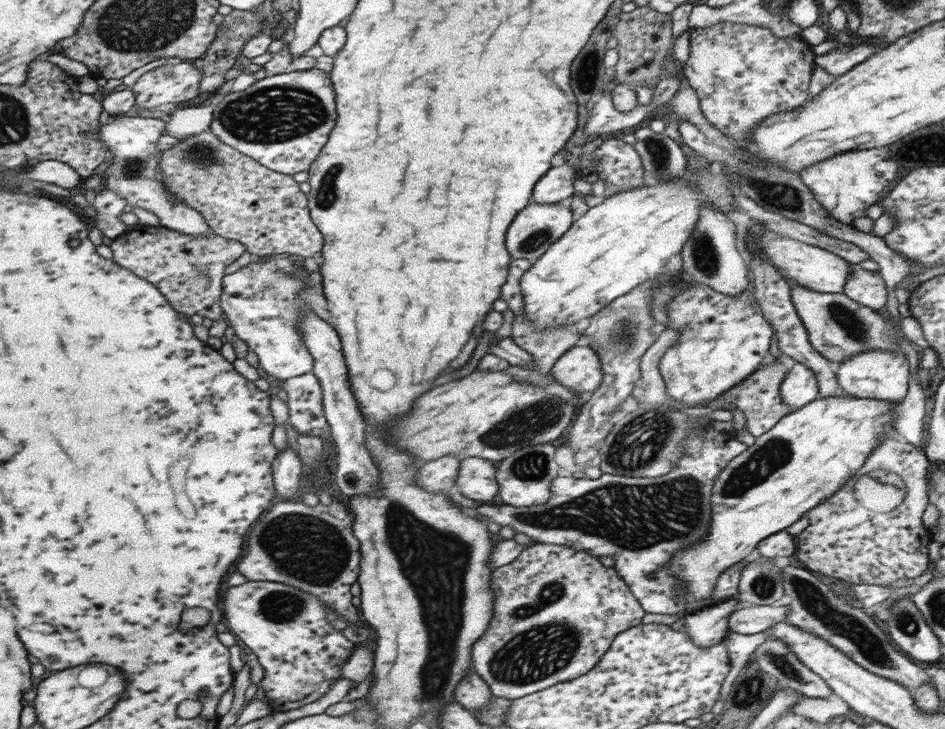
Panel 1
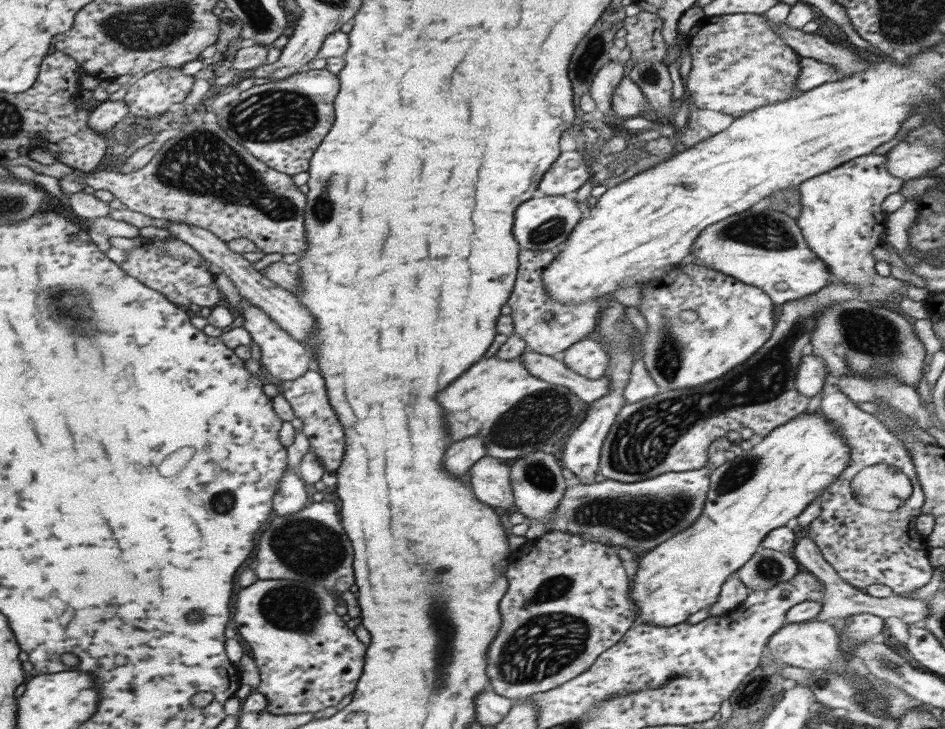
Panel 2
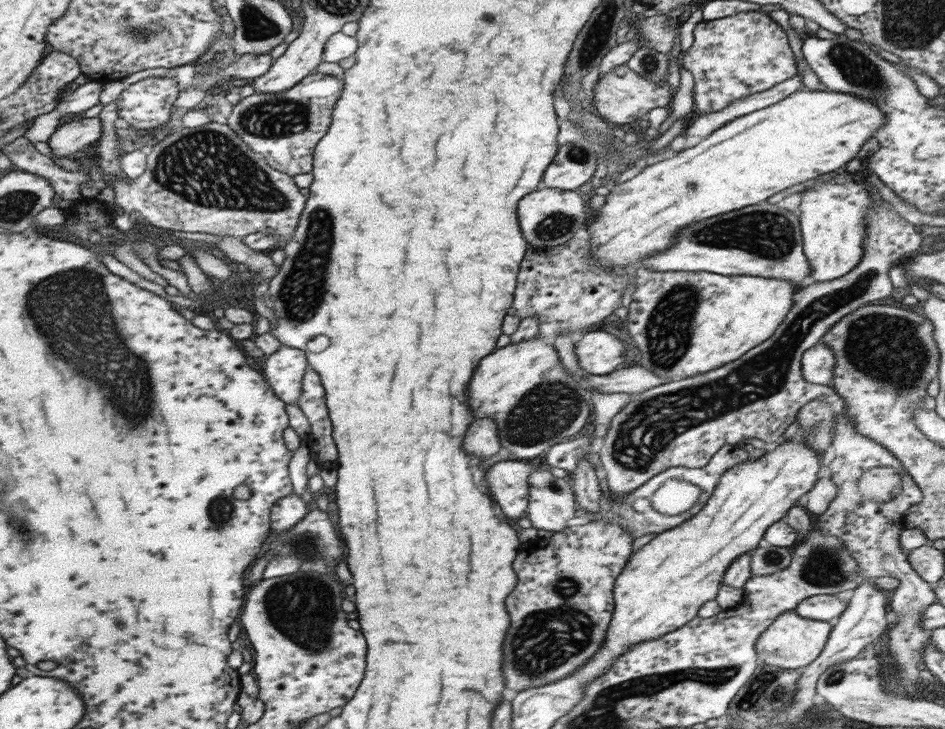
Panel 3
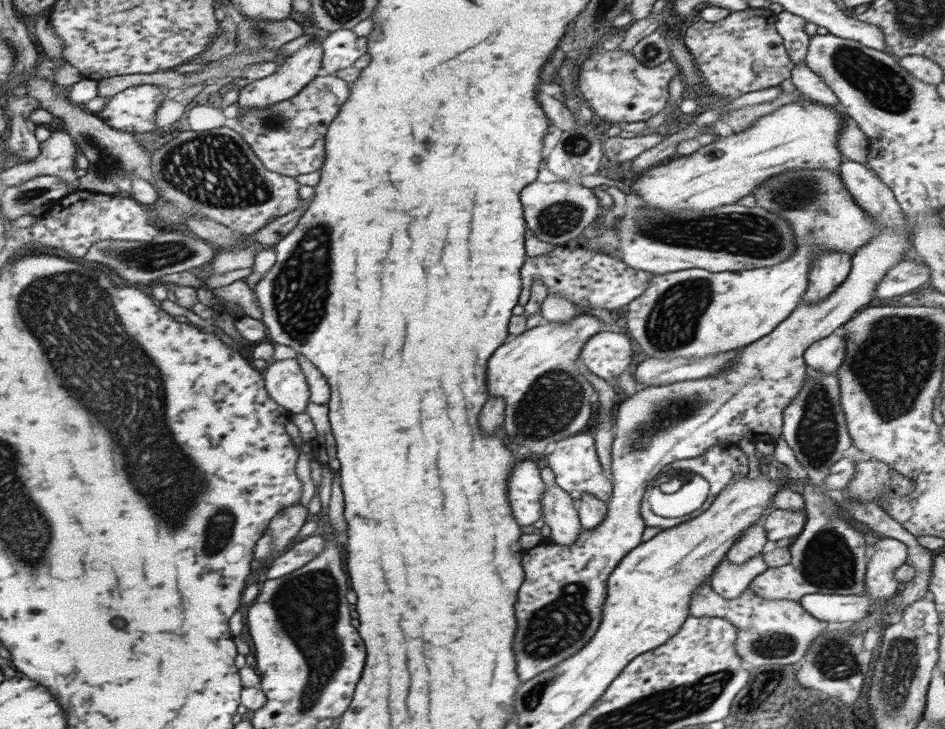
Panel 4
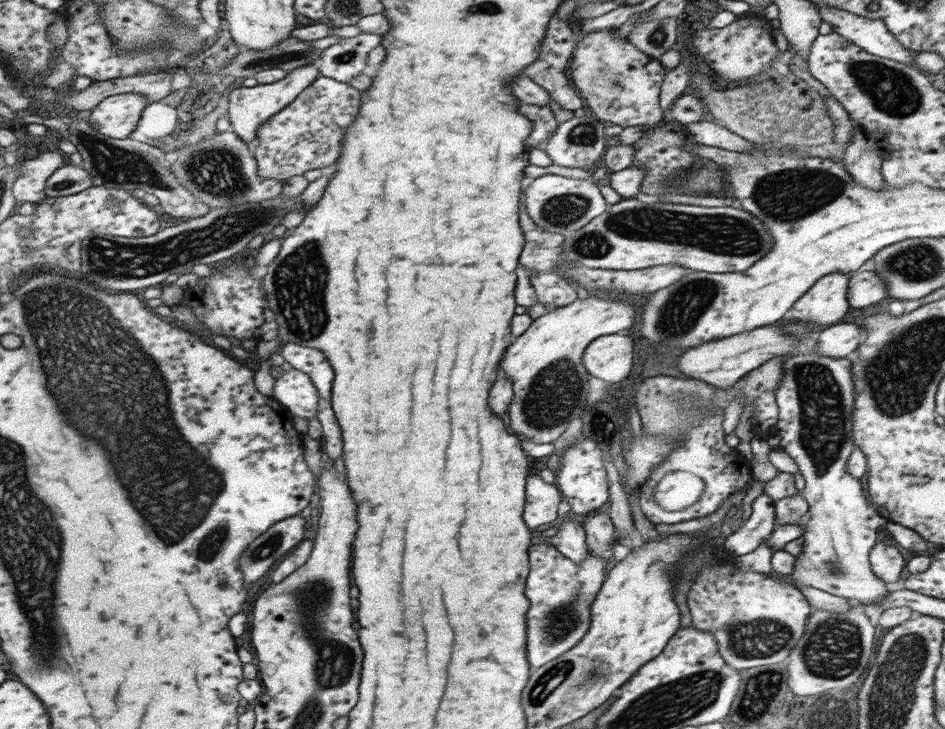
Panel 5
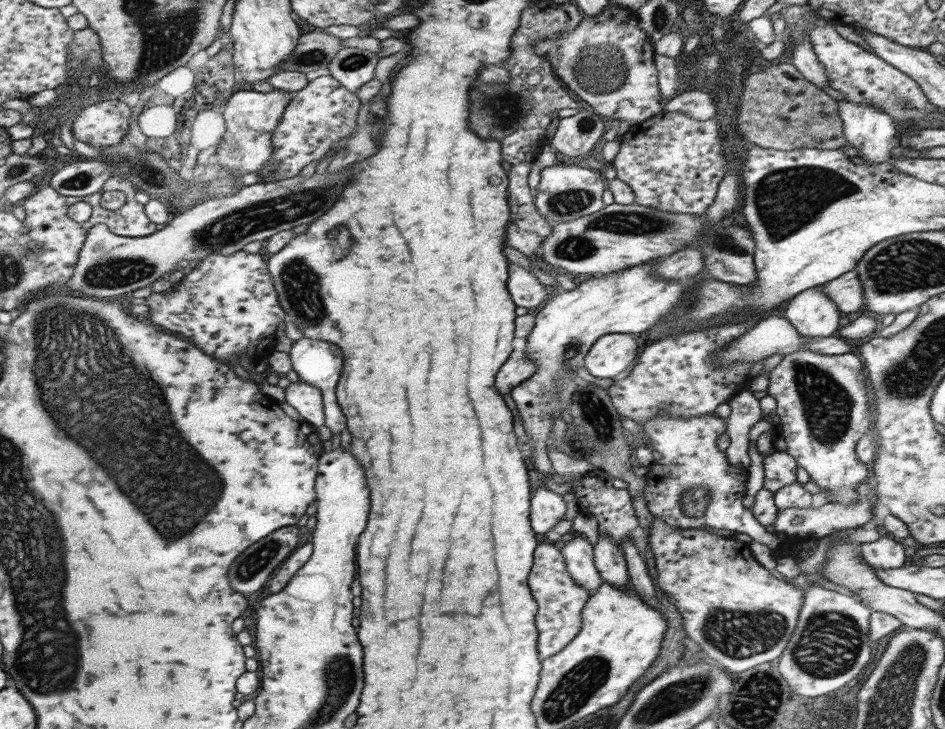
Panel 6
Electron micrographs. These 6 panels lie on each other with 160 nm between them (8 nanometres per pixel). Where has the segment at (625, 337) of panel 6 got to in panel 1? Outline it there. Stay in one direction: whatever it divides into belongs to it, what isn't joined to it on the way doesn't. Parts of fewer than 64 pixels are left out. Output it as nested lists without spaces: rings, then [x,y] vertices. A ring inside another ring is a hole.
[[[572,346],[553,363],[552,379],[578,394],[593,392],[602,379],[598,356],[589,346]]]

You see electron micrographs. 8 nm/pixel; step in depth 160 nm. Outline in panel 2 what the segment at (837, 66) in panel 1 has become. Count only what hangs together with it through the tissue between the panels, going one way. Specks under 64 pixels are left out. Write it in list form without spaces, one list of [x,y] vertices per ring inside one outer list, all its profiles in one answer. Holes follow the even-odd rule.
[[[798,56],[800,64],[799,75],[795,79],[793,88],[805,92],[825,85],[827,82],[834,82],[839,79],[837,69],[829,63],[822,63],[814,58],[805,58]]]

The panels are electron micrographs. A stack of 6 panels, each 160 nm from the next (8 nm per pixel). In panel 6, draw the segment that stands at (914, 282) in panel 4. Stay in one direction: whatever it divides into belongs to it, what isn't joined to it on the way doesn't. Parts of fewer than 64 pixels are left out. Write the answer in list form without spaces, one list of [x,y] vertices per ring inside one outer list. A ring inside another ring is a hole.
[[[849,271],[819,286],[825,298],[831,299],[839,312],[855,312],[864,306],[858,274]]]

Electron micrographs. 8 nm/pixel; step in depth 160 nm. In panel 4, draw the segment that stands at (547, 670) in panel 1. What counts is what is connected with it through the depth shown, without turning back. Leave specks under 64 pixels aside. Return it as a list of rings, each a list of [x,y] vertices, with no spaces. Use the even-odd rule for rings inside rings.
[[[841,161],[839,169],[840,181],[851,195],[853,202],[864,210],[878,228],[868,243],[862,244],[851,256],[850,271],[835,290],[816,303],[799,301],[799,304],[769,334],[744,346],[732,360],[732,363],[714,377],[695,380],[682,380],[663,386],[637,388],[636,392],[625,397],[615,410],[613,422],[613,440],[610,446],[610,482],[612,483],[611,500],[607,504],[607,516],[595,530],[581,531],[581,534],[568,545],[551,543],[546,539],[532,548],[525,549],[521,556],[521,567],[524,581],[517,590],[517,600],[513,604],[517,632],[513,640],[513,656],[515,656],[515,672],[521,682],[525,682],[544,670],[559,664],[562,660],[573,656],[581,646],[585,646],[599,627],[603,601],[606,597],[606,580],[609,573],[617,567],[621,558],[641,542],[645,528],[639,506],[645,489],[651,481],[660,478],[659,470],[671,462],[700,456],[710,446],[718,442],[736,444],[741,436],[749,440],[760,440],[773,446],[781,434],[782,412],[797,396],[798,390],[804,385],[806,364],[802,352],[817,340],[838,331],[840,326],[851,318],[851,314],[860,307],[869,304],[873,299],[873,291],[884,277],[911,247],[910,237],[906,233],[904,213],[889,190],[878,176],[867,167],[867,164]]]

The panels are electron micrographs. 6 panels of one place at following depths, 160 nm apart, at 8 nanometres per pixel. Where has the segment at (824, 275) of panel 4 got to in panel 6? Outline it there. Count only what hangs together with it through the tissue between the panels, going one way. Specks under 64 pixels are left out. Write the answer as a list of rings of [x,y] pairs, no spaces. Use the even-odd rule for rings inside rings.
[[[819,286],[803,290],[787,302],[783,316],[801,336],[831,337],[839,328],[839,311]]]

